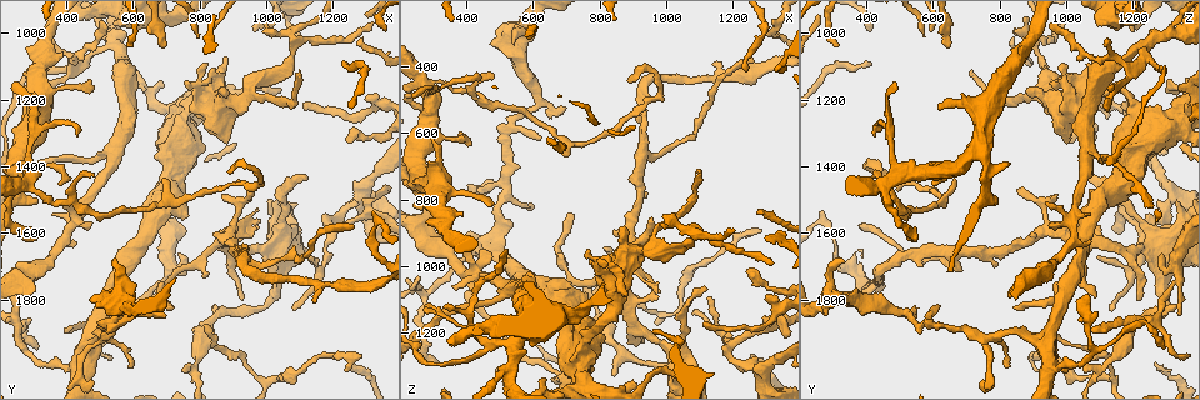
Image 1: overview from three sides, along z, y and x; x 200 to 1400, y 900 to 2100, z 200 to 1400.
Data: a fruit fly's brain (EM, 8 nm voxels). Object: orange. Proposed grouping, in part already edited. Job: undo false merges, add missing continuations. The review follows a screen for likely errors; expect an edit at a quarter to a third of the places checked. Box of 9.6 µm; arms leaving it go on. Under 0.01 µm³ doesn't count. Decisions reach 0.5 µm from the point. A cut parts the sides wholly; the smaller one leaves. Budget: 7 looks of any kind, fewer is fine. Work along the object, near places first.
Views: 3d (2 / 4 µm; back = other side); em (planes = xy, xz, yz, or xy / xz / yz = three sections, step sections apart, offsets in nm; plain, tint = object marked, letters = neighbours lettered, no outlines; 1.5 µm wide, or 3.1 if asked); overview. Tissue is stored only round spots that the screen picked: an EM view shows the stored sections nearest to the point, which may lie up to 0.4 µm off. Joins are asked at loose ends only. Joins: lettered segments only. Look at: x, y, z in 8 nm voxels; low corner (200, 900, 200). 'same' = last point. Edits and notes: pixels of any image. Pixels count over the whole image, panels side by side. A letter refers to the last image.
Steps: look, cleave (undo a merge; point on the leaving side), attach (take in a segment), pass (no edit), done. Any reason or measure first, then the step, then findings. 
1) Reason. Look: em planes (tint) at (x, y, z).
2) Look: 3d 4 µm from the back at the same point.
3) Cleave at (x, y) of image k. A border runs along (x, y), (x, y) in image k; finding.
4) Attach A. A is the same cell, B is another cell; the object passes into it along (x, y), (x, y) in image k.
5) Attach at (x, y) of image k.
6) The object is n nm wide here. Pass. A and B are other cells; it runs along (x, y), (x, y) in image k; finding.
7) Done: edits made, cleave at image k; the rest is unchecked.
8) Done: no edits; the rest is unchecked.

Tapers out. Look: 3d 4 µm at (840, 1810, 1330).

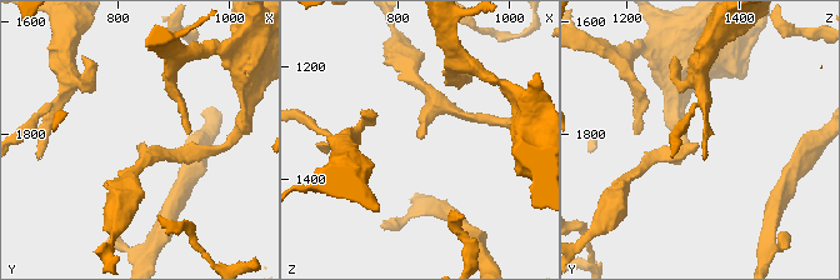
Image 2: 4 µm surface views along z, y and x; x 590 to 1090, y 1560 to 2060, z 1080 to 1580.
Shape alone is not enough. Look: em xz step 4 (letters) at (840, 1815, 1325).

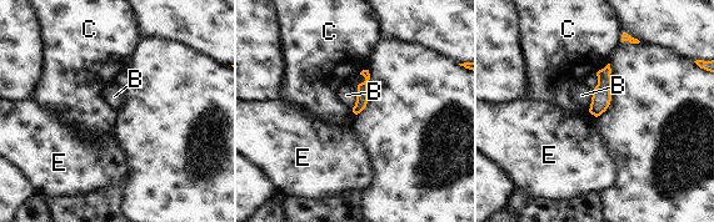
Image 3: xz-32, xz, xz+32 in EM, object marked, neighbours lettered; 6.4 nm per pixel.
Look: em planes (letters) at the same point.

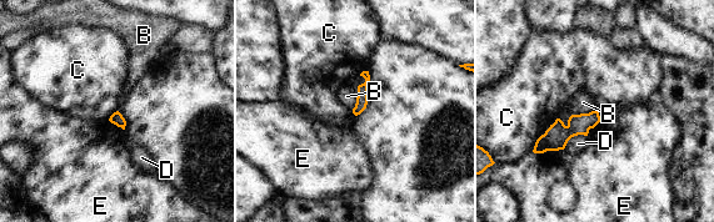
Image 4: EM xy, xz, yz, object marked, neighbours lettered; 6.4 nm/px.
Pass. B, C, D and E are other cells; a border runs along (558, 117), (537, 140), (532, 151) in image 4; no lettered segment goes on from it.

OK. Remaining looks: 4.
Branch stops here. Look: 3d 2 µm from the back at (540, 1890, 890).

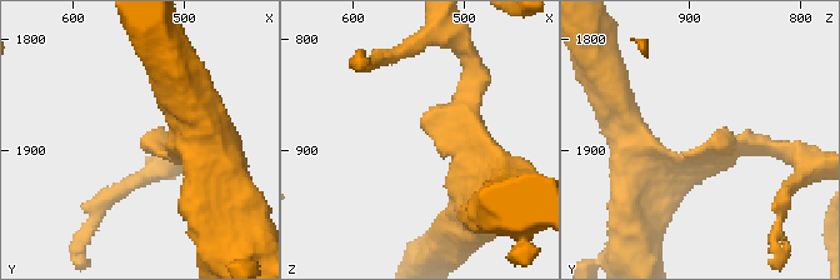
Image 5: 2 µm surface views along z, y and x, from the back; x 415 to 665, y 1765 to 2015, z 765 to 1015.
Need the tissue. Look: em xy step 4 (tint) at (538, 1888, 882).

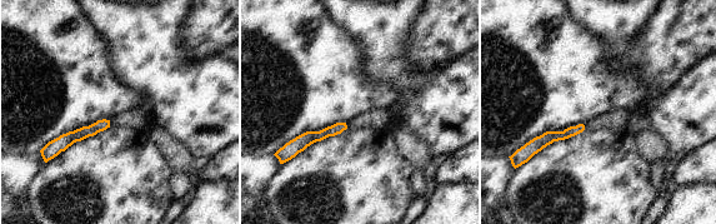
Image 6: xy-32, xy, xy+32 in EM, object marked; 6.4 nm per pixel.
Look: em planes (letters) at the same point.

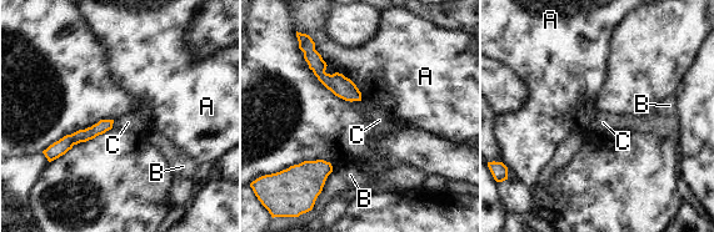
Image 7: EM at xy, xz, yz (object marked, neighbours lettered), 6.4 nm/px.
Pass. A, B and C are other cells; it runs along (311, 46), (319, 70), (358, 97) in image 7; no lettered segment goes on from it.

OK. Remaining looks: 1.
Tapers out. Look: em planes (letters) at (440, 1310, 420).

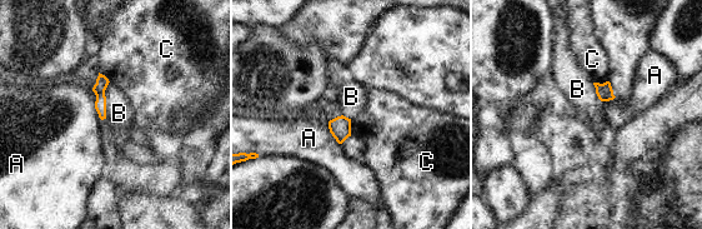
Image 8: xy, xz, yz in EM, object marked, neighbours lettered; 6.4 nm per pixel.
Pass. A, B and C are other cells; a border runs along (109, 81), (105, 89), (105, 118) in image 8; none of them fits.

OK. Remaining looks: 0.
Done: no edits; the rest is unchecked.

